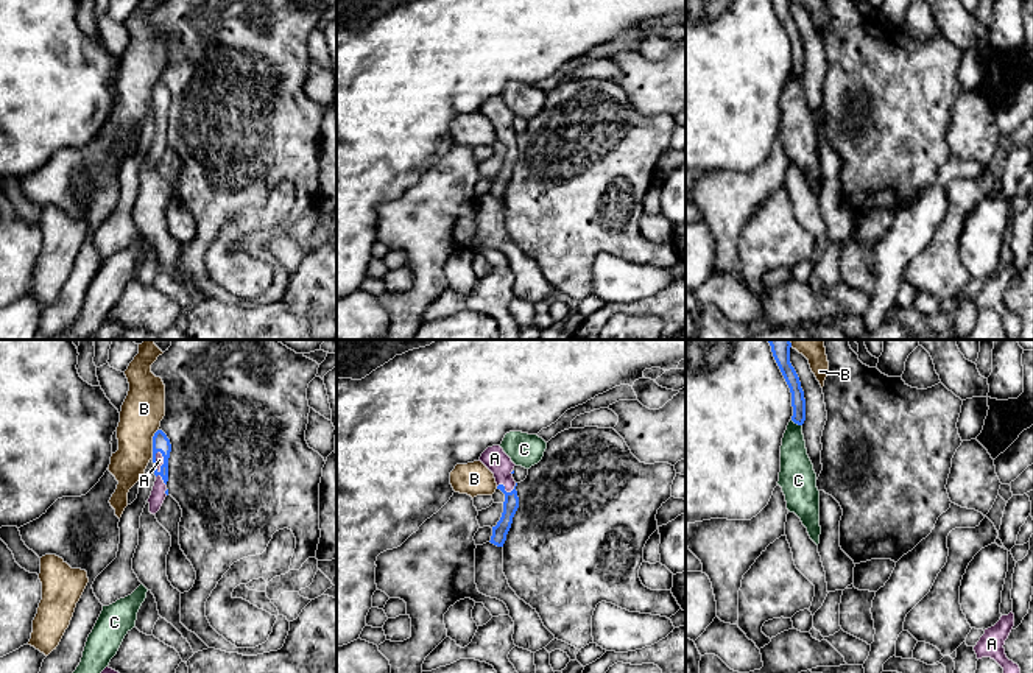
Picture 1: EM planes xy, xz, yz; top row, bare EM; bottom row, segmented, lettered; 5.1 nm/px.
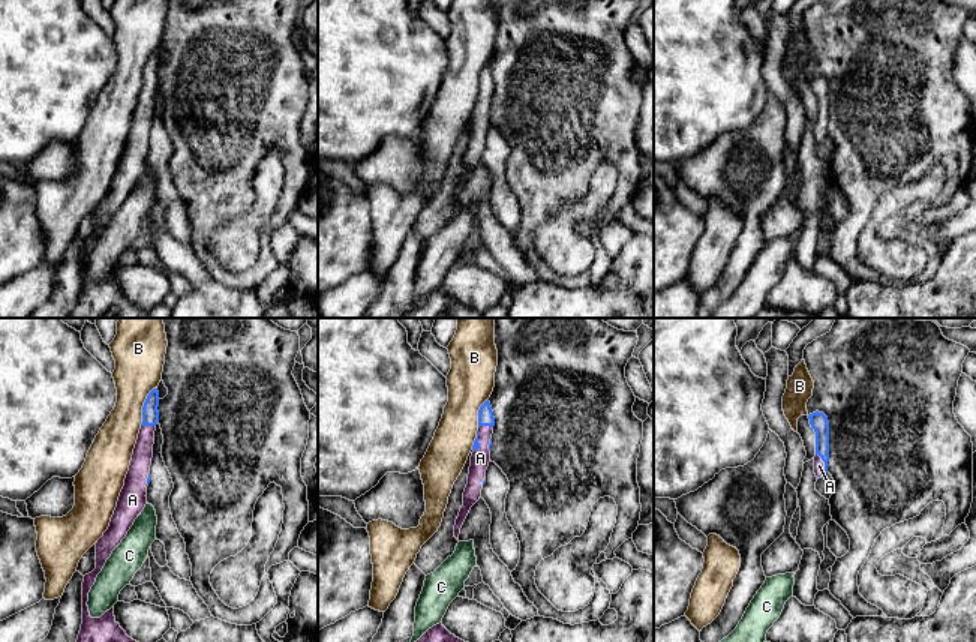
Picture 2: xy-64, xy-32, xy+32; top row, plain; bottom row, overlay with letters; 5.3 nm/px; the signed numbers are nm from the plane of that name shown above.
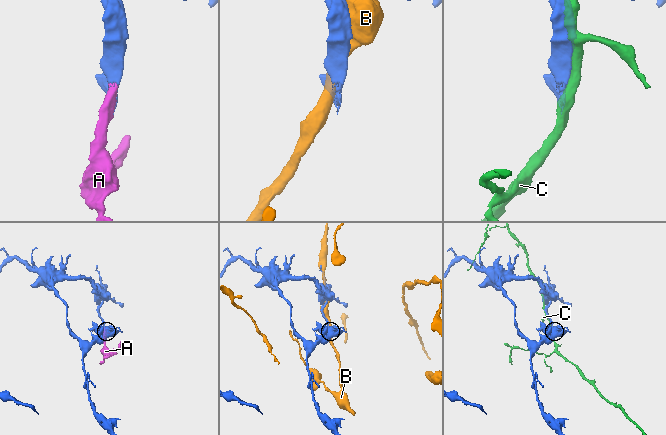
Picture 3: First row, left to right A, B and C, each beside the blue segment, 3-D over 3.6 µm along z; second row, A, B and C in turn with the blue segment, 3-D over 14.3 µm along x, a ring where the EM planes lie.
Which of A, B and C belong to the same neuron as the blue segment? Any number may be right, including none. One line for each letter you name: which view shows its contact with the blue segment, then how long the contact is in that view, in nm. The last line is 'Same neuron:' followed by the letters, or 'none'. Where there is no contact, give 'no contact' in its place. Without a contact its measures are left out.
A: meets blue in xz; contact 110 nm long
Same neuron: A

